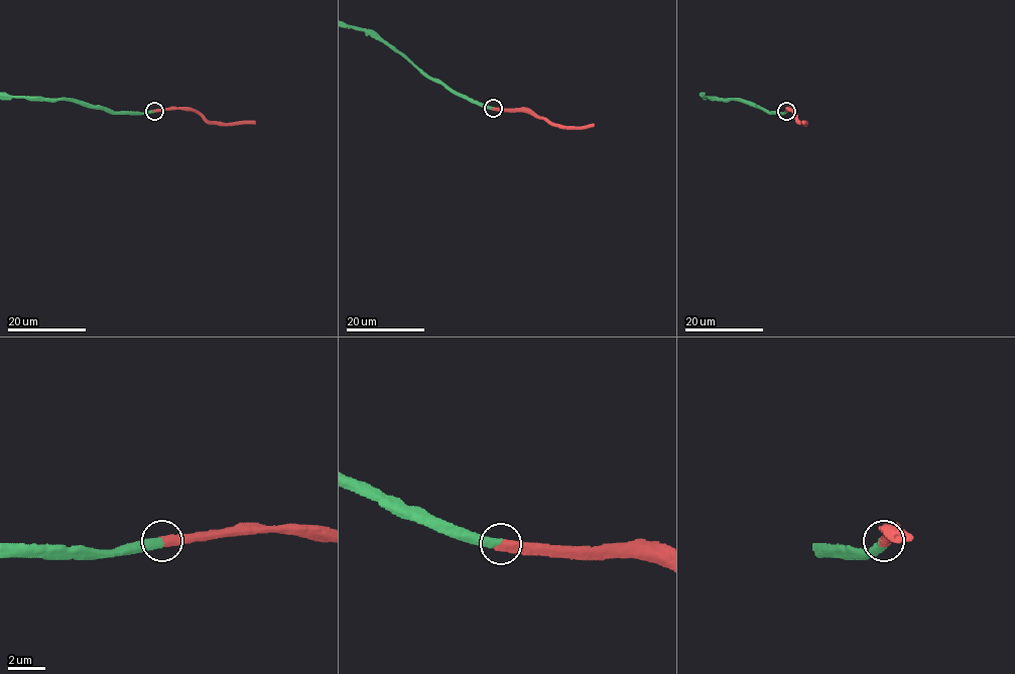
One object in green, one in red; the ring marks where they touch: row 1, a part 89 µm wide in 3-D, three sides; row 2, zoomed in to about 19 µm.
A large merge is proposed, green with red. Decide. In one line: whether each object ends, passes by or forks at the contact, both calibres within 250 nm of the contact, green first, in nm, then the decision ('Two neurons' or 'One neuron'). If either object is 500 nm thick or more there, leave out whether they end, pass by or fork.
Thickness 480 nm (green) against 550 nm. One neuron

